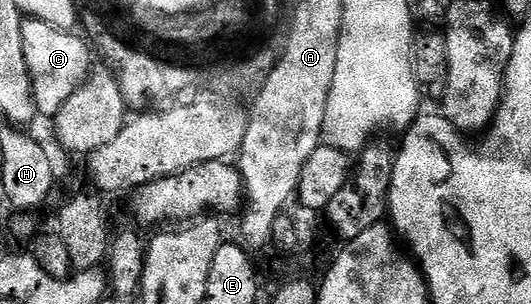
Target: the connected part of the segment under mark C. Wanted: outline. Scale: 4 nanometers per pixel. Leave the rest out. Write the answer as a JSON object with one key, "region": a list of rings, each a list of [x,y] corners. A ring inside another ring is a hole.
{"region":[[[29,17],[22,20],[24,37],[24,61],[34,90],[34,105],[39,116],[53,117],[58,110],[76,93],[76,89],[85,81],[92,70],[90,51],[78,33],[61,31],[39,19]]]}

